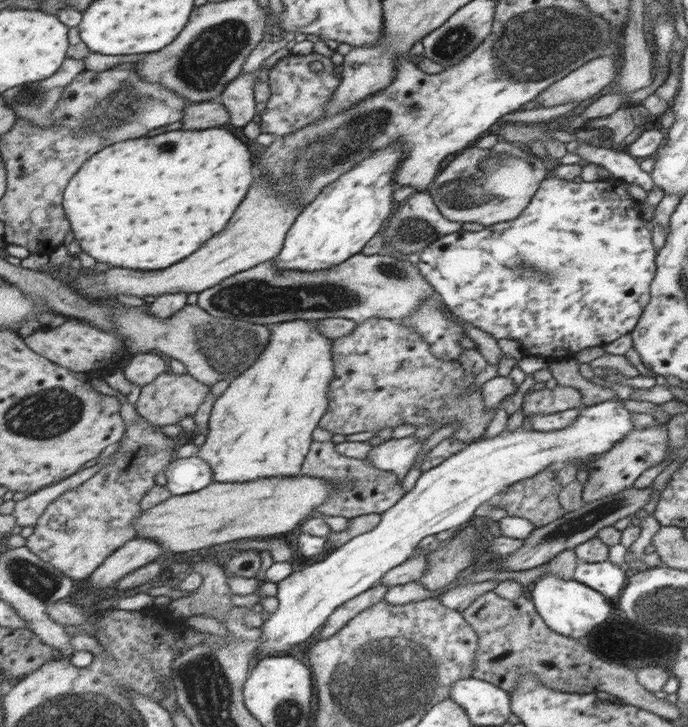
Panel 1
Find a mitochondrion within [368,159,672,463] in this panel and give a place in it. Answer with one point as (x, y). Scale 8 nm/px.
(411, 230)

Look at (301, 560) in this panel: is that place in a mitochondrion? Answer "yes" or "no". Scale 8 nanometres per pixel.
no

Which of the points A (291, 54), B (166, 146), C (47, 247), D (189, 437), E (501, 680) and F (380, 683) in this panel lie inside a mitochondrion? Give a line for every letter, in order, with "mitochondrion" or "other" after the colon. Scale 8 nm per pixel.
A: other
B: mitochondrion
C: other
D: other
E: other
F: mitochondrion

